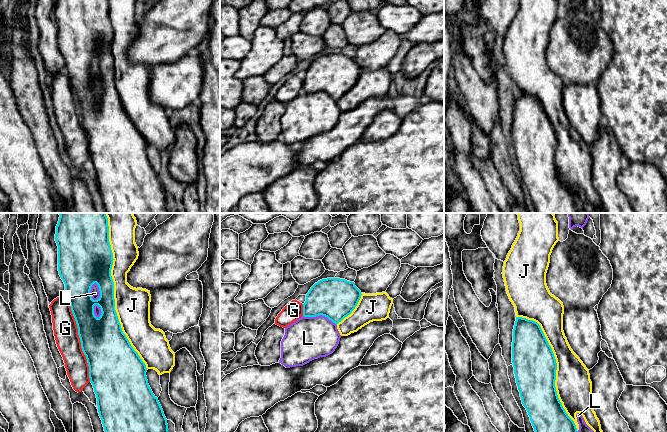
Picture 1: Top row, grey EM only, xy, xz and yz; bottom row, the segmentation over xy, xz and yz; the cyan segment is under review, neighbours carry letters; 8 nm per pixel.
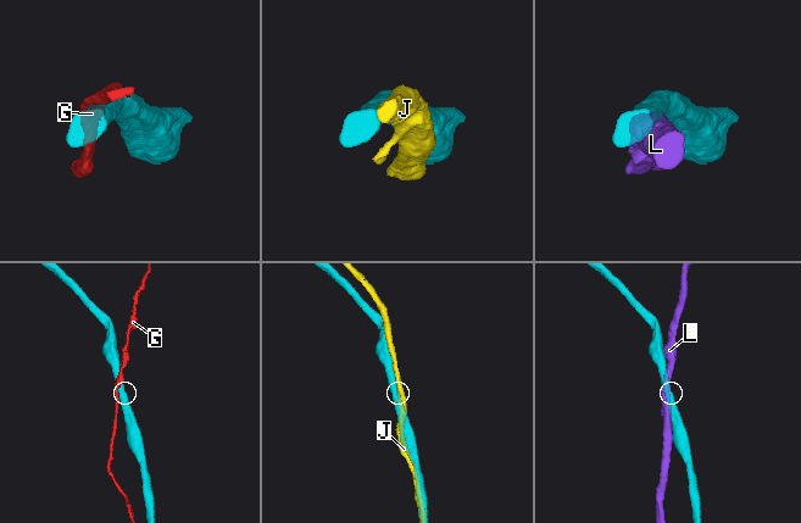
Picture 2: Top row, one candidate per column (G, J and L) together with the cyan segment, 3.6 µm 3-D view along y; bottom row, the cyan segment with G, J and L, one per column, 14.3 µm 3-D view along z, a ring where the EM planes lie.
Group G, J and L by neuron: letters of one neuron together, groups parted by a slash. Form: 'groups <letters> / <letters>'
groups G / J / L

